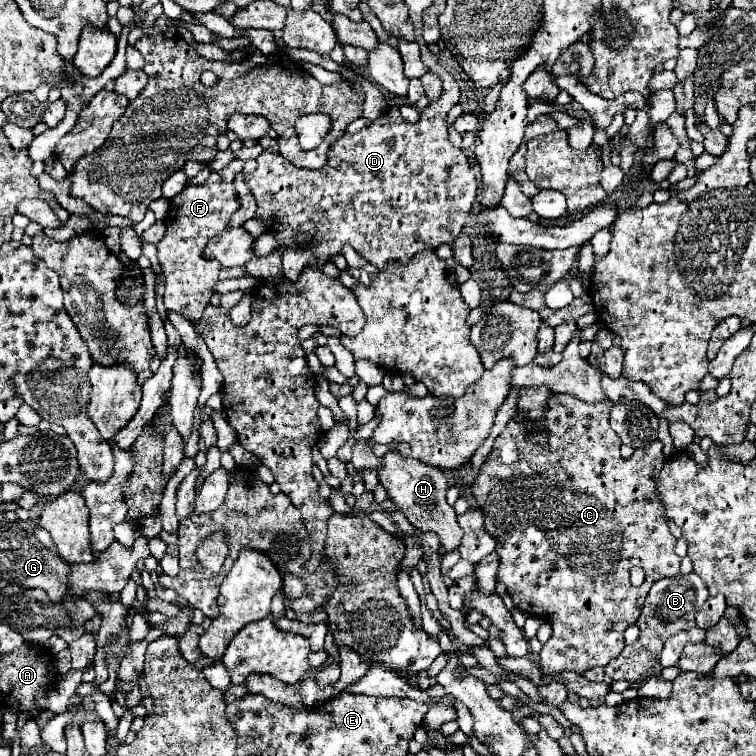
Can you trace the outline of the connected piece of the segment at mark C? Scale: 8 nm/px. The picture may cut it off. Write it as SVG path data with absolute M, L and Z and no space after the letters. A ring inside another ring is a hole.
M554 394L554 398L548 402L548 410L546 410L548 430L552 434L534 432L532 436L526 436L522 424L510 420L506 424L506 428L502 430L502 434L496 438L492 452L486 456L486 460L484 460L476 480L472 484L472 494L478 500L478 506L483 512L488 512L486 518L484 518L484 528L492 538L496 538L496 542L498 542L496 550L502 554L502 558L506 558L504 562L500 562L498 582L502 582L506 586L506 590L512 596L518 610L522 610L524 614L540 616L540 618L548 620L554 628L552 638L542 646L542 652L540 652L540 668L546 674L558 674L562 670L572 670L576 674L584 674L588 668L606 666L610 660L614 660L626 646L624 630L638 620L650 586L660 578L676 576L680 572L680 556L674 552L676 538L670 534L668 524L664 522L664 516L662 516L664 508L660 506L660 502L656 498L656 482L658 482L658 474L660 474L662 464L664 464L662 442L654 440L650 448L636 450L630 460L624 460L620 456L620 450L618 450L616 432L608 424L610 406L612 406L610 400L604 400L604 402L598 402L598 404L586 404L586 402L582 402L574 396L568 396L568 394ZM634 566L642 568L644 574L646 574L642 586L638 586L638 588L634 588L630 584L630 568L634 568Z

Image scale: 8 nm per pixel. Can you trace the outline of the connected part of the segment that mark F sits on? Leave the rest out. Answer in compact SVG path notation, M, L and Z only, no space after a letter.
M232 160L226 168L212 172L206 184L202 186L186 186L178 196L172 198L170 210L164 218L168 230L166 236L156 244L158 260L162 272L166 276L166 292L164 306L170 312L184 316L190 324L198 322L204 308L208 306L214 286L218 282L218 274L222 266L214 260L202 258L202 250L208 240L218 236L228 228L228 220L240 208L234 190L234 176L244 168L242 160Z

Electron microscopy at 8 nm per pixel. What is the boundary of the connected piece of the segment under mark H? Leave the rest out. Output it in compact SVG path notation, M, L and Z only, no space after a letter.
M386 454L384 466L378 470L378 478L382 486L388 490L388 496L398 506L398 510L410 520L410 524L422 532L434 532L440 538L440 554L446 556L448 552L460 546L462 528L456 522L454 508L446 502L448 478L444 470L428 466L414 458L402 458L400 454Z

